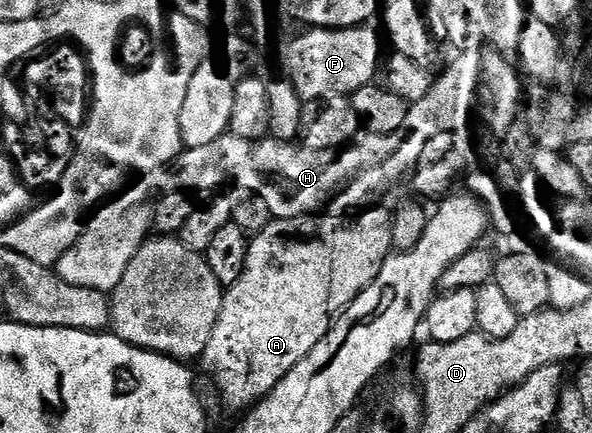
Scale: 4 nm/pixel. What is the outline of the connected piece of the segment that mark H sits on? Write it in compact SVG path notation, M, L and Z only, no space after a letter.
M492 49L467 51L458 54L456 58L454 63L452 60L434 78L433 87L427 93L427 97L410 106L407 121L403 121L403 125L399 125L399 129L395 129L395 133L390 135L365 133L352 145L338 151L311 151L296 142L282 143L281 140L272 137L244 139L232 133L215 137L215 141L210 141L207 145L185 147L173 162L159 169L144 172L138 178L141 179L138 183L130 182L120 194L102 202L88 216L87 222L81 228L79 241L75 241L75 245L71 245L71 249L67 249L67 253L63 253L63 257L59 257L59 261L55 264L57 276L67 281L67 285L111 293L119 285L119 281L123 281L123 273L127 273L131 257L135 257L135 253L139 253L139 249L145 244L145 240L150 238L153 228L153 206L165 195L194 193L193 191L217 193L220 192L217 191L220 187L225 187L224 189L238 187L251 189L251 193L259 193L259 197L267 201L267 209L271 209L275 219L290 219L318 213L353 213L384 200L381 198L392 187L399 186L404 179L406 182L417 168L417 162L423 153L423 145L427 145L431 137L439 137L439 133L461 133L468 125L469 114L473 110L477 110L478 117L485 122L482 124L488 130L498 137L504 137L516 123L519 123L519 116L523 111L522 76L518 68L501 52Z

